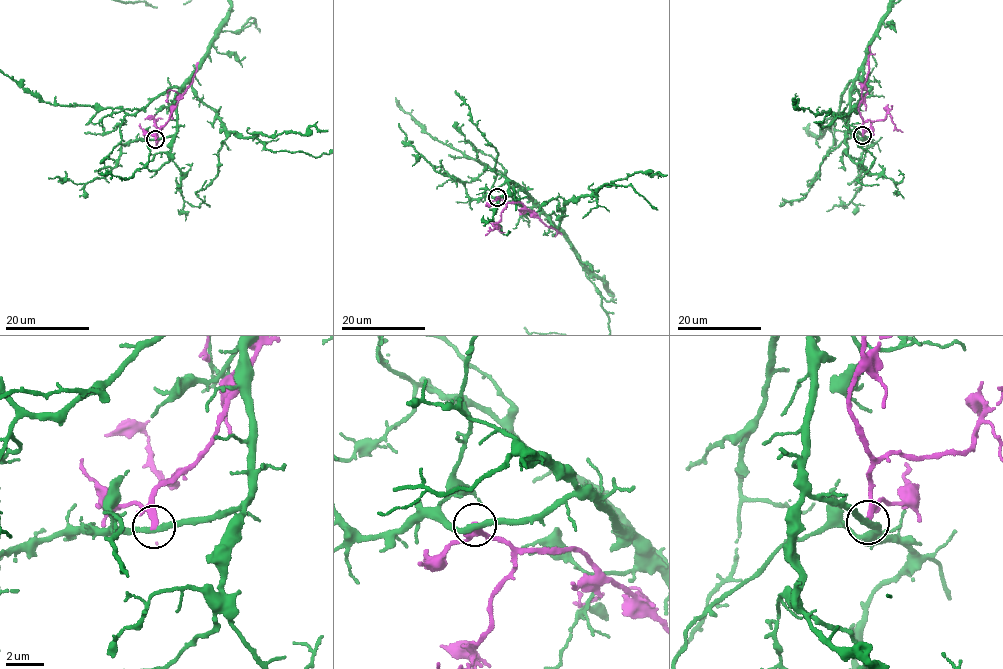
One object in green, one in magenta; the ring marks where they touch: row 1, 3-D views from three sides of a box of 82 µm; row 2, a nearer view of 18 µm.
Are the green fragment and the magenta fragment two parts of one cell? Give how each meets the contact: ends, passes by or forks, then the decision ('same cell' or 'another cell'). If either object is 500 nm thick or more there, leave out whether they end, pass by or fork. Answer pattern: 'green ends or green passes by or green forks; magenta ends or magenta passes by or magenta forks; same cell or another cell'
green passes by; magenta ends; another cell

